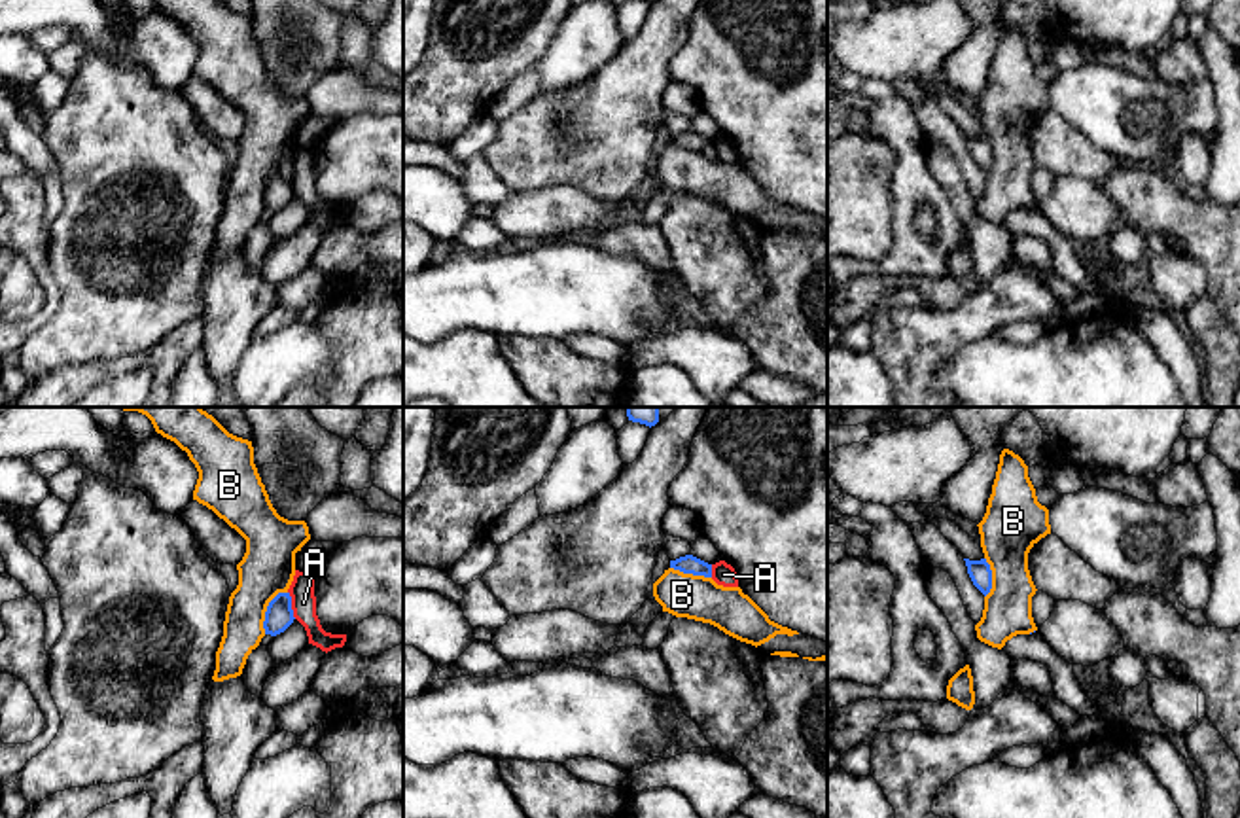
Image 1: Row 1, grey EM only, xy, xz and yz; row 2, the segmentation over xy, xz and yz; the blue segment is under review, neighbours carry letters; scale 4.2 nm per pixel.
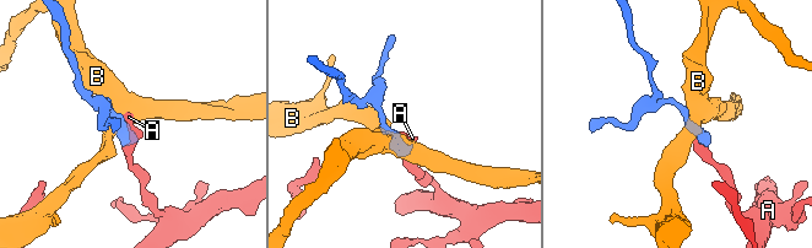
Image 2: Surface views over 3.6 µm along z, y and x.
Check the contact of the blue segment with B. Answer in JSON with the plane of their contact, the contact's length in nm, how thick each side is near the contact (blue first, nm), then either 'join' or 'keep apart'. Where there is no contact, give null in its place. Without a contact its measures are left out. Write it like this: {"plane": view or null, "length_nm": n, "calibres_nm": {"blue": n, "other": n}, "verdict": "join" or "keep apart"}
{"plane": "xy", "length_nm": 200, "calibres_nm": {"blue": 120, "other": 220}, "verdict": "keep apart"}

